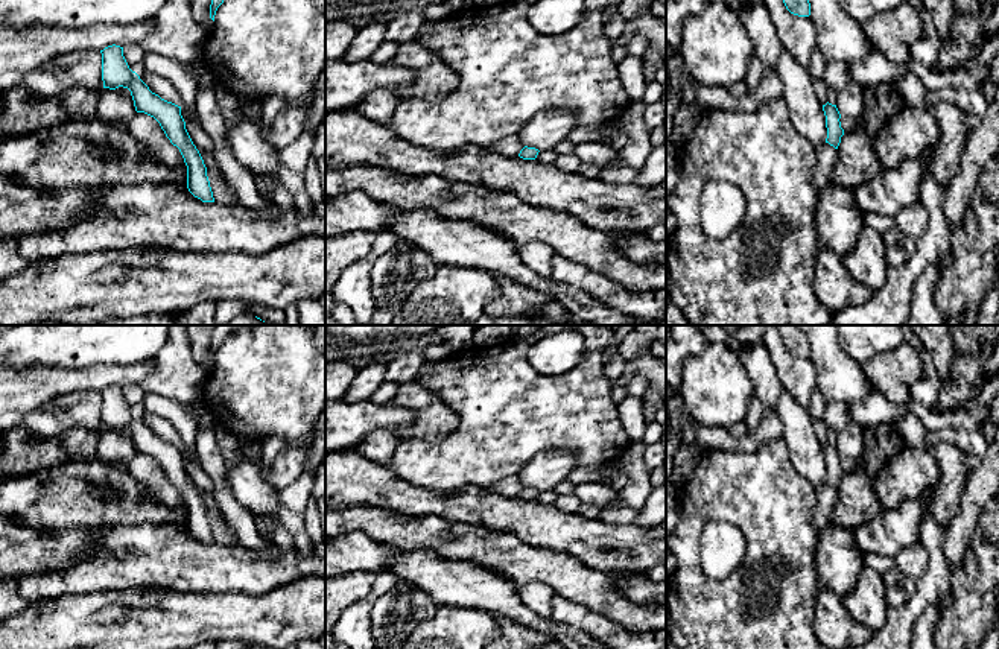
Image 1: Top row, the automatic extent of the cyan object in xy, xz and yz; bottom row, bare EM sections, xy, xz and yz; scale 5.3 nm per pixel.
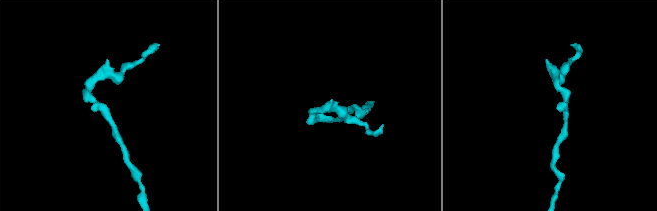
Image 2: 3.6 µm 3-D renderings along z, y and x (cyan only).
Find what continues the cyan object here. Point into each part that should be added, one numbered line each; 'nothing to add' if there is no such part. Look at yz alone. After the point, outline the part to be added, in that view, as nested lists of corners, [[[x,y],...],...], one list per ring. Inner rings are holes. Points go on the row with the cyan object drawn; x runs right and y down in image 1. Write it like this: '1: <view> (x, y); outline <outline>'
nothing to add

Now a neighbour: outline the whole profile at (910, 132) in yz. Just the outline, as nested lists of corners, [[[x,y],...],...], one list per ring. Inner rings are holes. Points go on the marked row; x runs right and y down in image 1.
[[[905,106],[873,137],[883,169],[894,169],[905,160],[921,160],[938,138],[940,126],[932,109]]]

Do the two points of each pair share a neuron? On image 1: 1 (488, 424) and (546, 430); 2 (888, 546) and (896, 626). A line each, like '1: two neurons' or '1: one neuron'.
1: one neuron
2: two neurons

